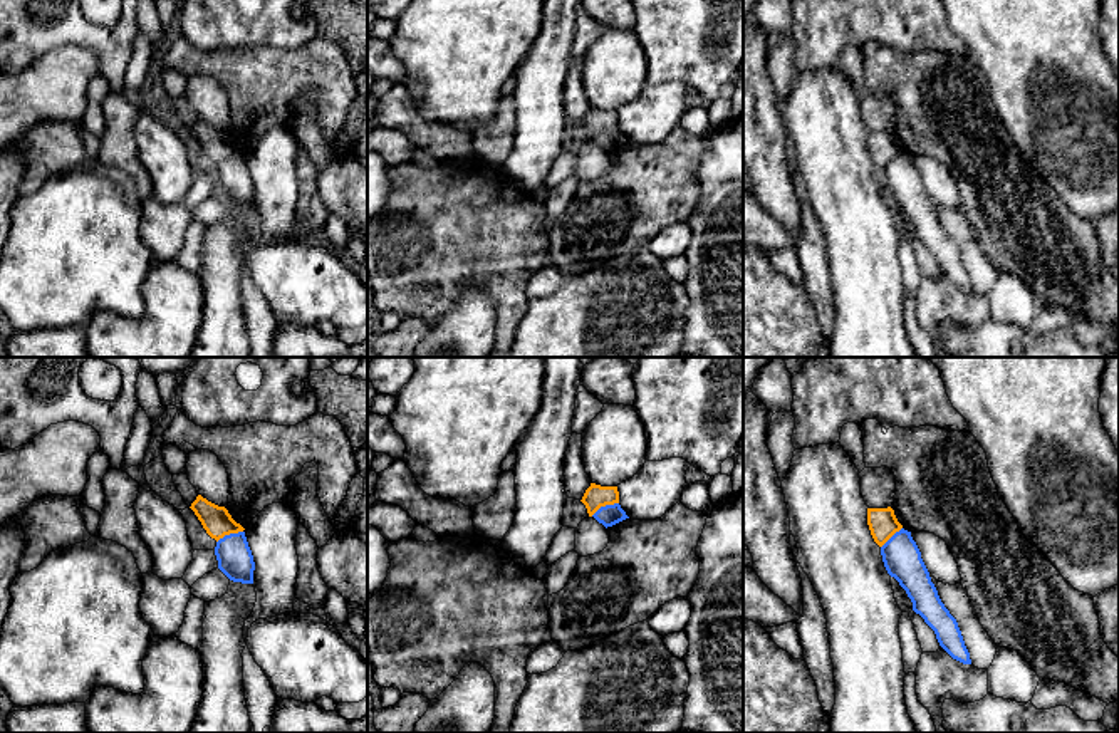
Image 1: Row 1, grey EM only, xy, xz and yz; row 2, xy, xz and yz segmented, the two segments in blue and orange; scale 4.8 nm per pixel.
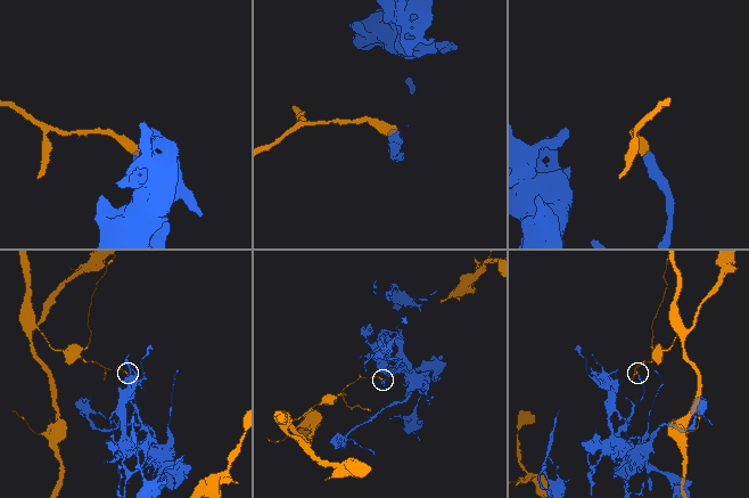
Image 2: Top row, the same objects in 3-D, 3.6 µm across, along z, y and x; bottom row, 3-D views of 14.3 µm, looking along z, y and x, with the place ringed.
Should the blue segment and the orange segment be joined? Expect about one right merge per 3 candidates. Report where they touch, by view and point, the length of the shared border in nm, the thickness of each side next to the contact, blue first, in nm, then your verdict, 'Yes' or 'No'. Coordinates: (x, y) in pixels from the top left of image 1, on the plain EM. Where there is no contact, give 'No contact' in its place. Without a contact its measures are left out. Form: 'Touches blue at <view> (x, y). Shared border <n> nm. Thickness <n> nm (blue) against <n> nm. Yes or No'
Touches blue at xz (606, 129). Shared border 150 nm. Thickness 100 nm (blue) against 110 nm. No

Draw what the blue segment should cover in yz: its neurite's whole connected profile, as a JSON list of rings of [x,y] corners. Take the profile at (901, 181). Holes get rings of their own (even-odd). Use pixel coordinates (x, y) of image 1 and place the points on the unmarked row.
[[[896,156],[881,171],[881,179],[887,198],[906,215],[913,235],[934,255],[939,270],[953,283],[971,289],[958,247],[941,226],[911,156]]]

